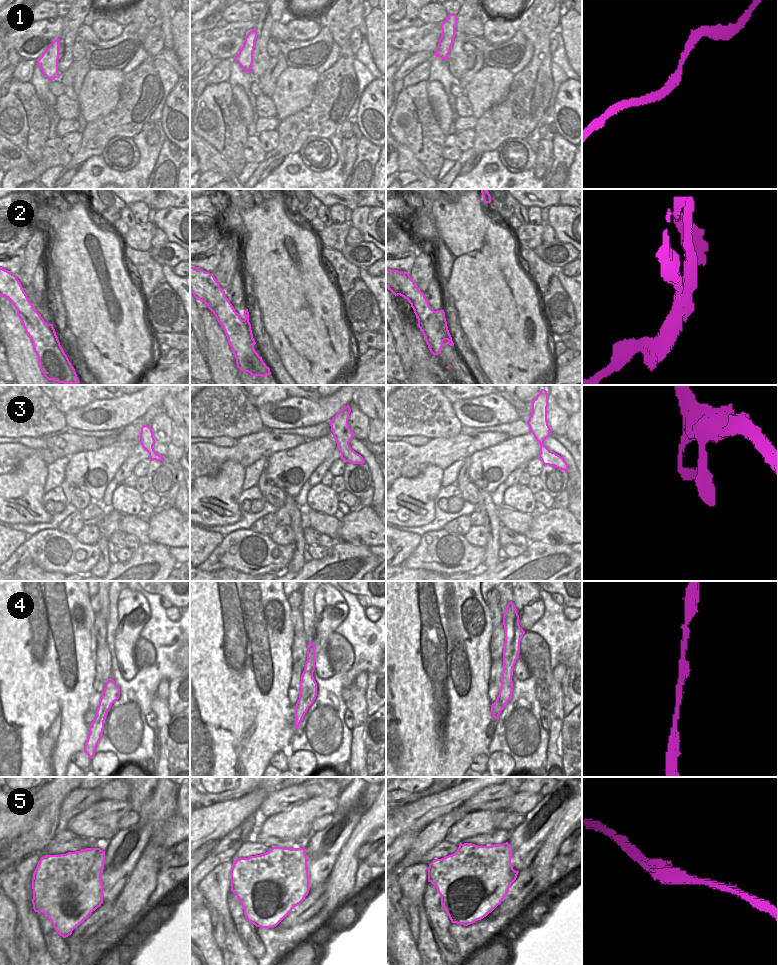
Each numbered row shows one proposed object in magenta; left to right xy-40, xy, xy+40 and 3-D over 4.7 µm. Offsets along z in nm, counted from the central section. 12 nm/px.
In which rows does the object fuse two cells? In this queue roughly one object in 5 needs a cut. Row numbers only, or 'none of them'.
2

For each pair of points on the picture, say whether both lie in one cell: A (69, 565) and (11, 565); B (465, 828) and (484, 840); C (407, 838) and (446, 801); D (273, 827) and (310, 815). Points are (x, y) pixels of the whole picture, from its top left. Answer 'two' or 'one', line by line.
A: one
B: two
C: two
D: one

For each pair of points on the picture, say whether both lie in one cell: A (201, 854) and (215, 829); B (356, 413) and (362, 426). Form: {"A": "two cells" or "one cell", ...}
{"A": "two cells", "B": "one cell"}

